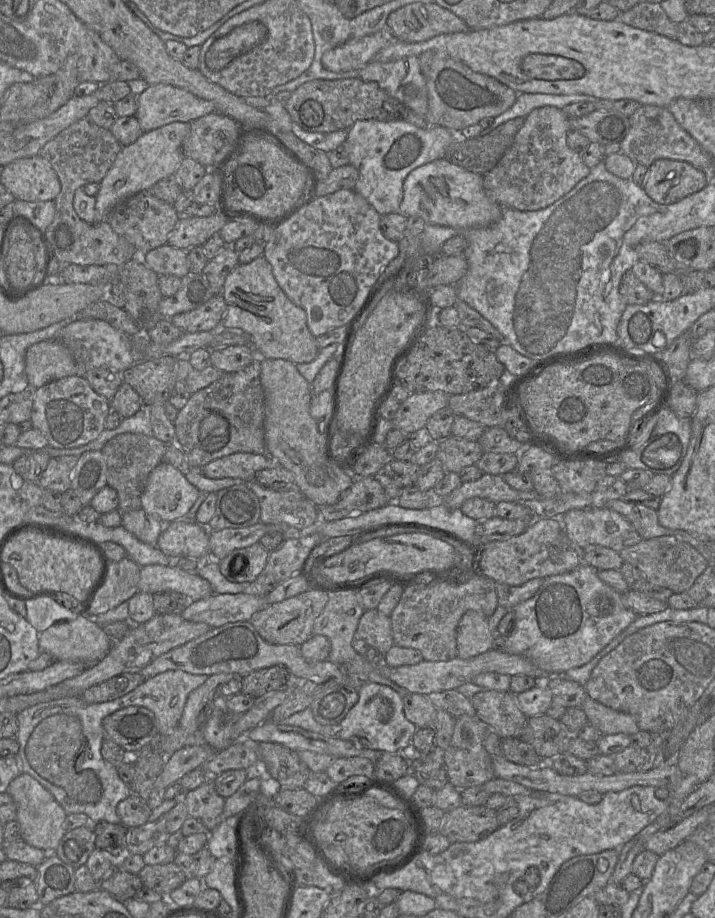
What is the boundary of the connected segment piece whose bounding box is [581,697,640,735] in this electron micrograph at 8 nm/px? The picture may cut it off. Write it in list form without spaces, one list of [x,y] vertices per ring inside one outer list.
[[[586,697],[581,708],[587,716],[588,723],[599,729],[603,735],[632,735],[640,731],[634,716],[609,708],[590,697]]]

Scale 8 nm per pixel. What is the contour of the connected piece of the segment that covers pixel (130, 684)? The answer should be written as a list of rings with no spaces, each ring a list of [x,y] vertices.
[[[125,672],[91,686],[82,694],[87,703],[100,703],[120,698],[145,681],[140,672]]]

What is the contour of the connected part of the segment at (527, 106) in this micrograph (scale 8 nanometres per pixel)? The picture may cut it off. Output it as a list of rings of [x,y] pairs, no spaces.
[[[518,93],[515,103],[506,111],[494,117],[491,128],[517,117],[526,117],[532,110],[544,106],[553,106],[563,110],[575,102],[598,103],[599,99],[584,94],[554,95],[542,93]]]

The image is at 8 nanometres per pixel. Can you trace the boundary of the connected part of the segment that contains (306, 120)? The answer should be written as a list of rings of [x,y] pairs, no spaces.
[[[360,77],[346,79],[314,79],[297,87],[286,103],[292,121],[307,132],[329,133],[348,130],[356,121],[377,119],[381,121],[402,120],[419,128],[431,125],[425,116],[421,116],[391,96],[377,82],[363,80]]]

